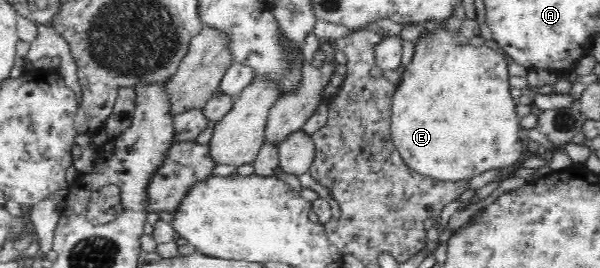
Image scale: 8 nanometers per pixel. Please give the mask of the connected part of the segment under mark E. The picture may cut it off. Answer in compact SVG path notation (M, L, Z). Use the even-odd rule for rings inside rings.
M453 22L440 23L438 28L420 28L410 62L400 72L391 98L389 133L403 161L420 174L449 181L471 179L493 168L513 168L526 148L518 137L517 101L510 94L508 74L502 52L480 39L464 40Z

